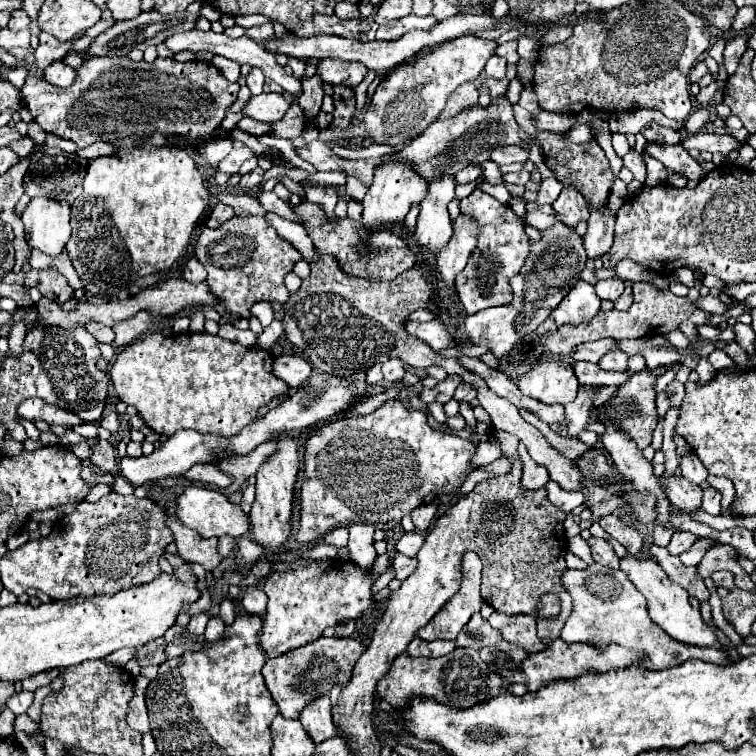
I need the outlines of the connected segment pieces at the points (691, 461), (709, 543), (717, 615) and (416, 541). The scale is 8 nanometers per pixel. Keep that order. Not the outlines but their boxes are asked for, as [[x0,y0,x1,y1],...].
[[680,456,708,484],[678,538,714,566],[704,577,743,645],[396,532,424,556]]

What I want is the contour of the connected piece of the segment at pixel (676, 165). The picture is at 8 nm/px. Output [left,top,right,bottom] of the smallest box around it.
[646,142,704,180]

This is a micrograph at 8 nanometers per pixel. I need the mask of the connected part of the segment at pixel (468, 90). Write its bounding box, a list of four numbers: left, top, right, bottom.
[440,82,478,120]

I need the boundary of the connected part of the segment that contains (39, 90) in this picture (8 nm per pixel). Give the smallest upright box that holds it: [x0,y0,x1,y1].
[21,56,240,148]

